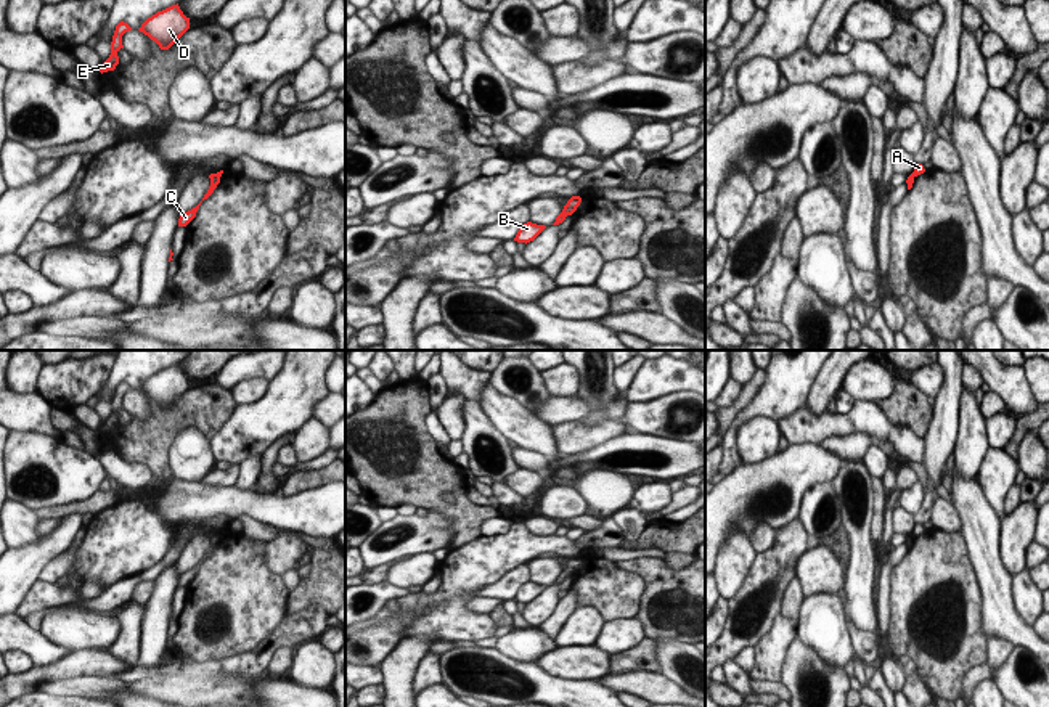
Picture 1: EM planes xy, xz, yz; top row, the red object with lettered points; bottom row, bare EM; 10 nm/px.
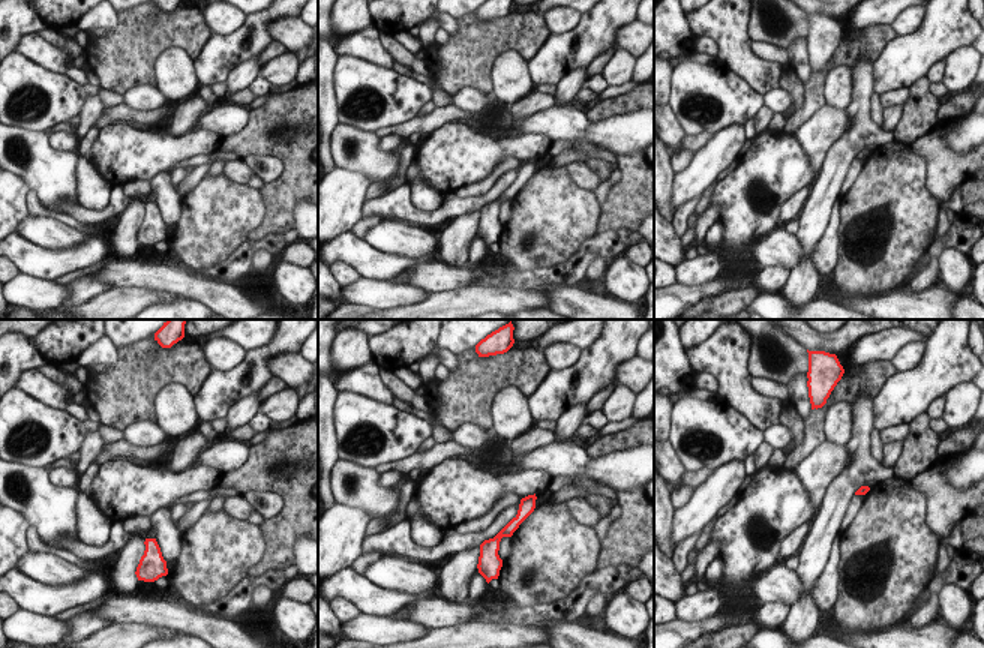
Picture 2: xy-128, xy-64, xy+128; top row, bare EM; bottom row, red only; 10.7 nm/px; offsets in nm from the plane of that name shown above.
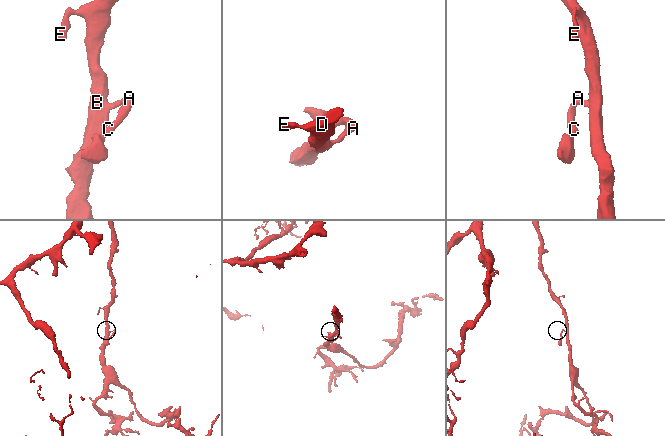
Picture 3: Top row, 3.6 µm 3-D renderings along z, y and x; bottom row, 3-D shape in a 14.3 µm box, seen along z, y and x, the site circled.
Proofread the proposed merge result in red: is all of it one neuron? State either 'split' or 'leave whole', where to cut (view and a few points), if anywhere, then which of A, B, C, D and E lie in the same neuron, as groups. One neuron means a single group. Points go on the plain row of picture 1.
split; cut xz (579, 556), (571, 558); groups A B D E / C

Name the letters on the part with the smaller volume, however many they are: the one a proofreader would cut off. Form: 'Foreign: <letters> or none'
Foreign: C

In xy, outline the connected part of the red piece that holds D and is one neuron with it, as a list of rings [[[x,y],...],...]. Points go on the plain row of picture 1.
[[[178,363],[148,378],[138,389],[161,410],[169,410],[190,389],[190,378],[183,374]]]

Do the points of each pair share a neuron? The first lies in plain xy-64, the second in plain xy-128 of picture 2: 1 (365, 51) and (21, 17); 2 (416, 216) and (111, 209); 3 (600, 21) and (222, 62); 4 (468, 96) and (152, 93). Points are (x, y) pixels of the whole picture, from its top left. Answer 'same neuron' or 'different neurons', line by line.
1: different neurons
2: same neuron
3: same neuron
4: same neuron

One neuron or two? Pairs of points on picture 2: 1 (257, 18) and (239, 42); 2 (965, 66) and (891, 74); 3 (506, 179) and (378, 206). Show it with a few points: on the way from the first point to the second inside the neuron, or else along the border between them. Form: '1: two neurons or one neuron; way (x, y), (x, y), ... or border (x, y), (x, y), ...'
1: one neuron; way (255, 24), (245, 36)
2: two neurons; border (968, 45), (954, 48), (944, 59)
3: one neuron; way (474, 203), (450, 207), (435, 216), (410, 213)

